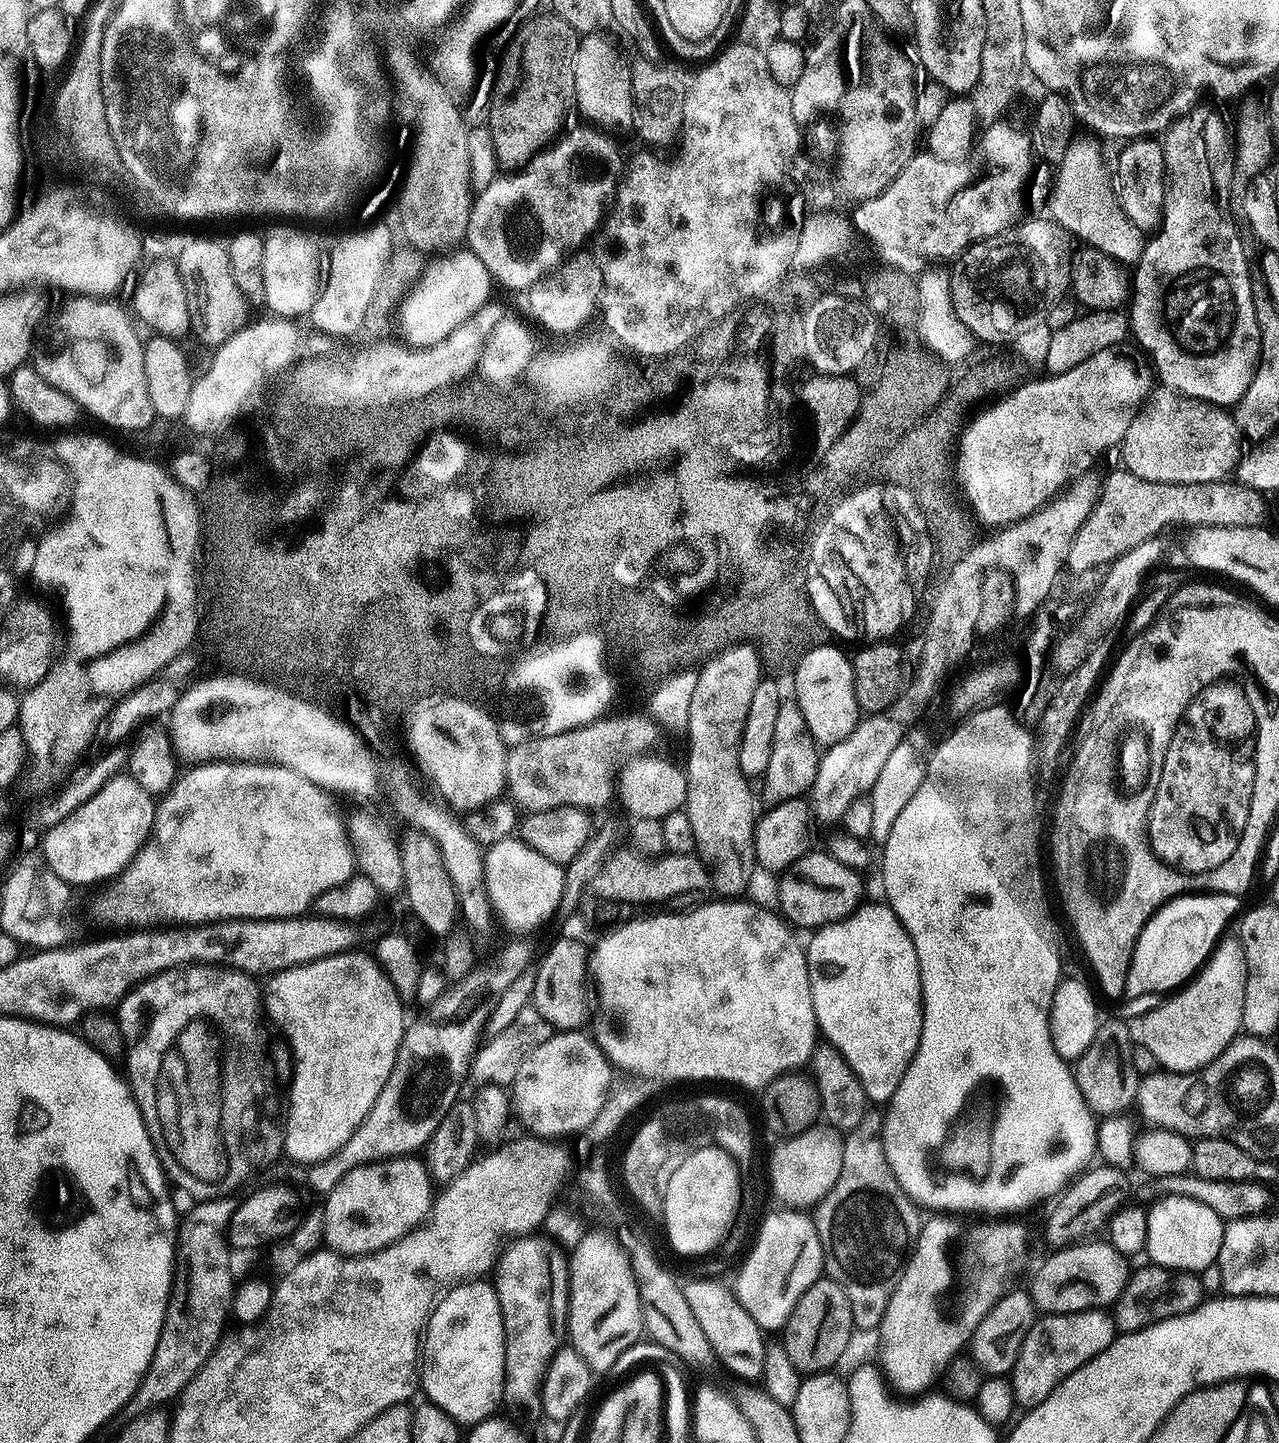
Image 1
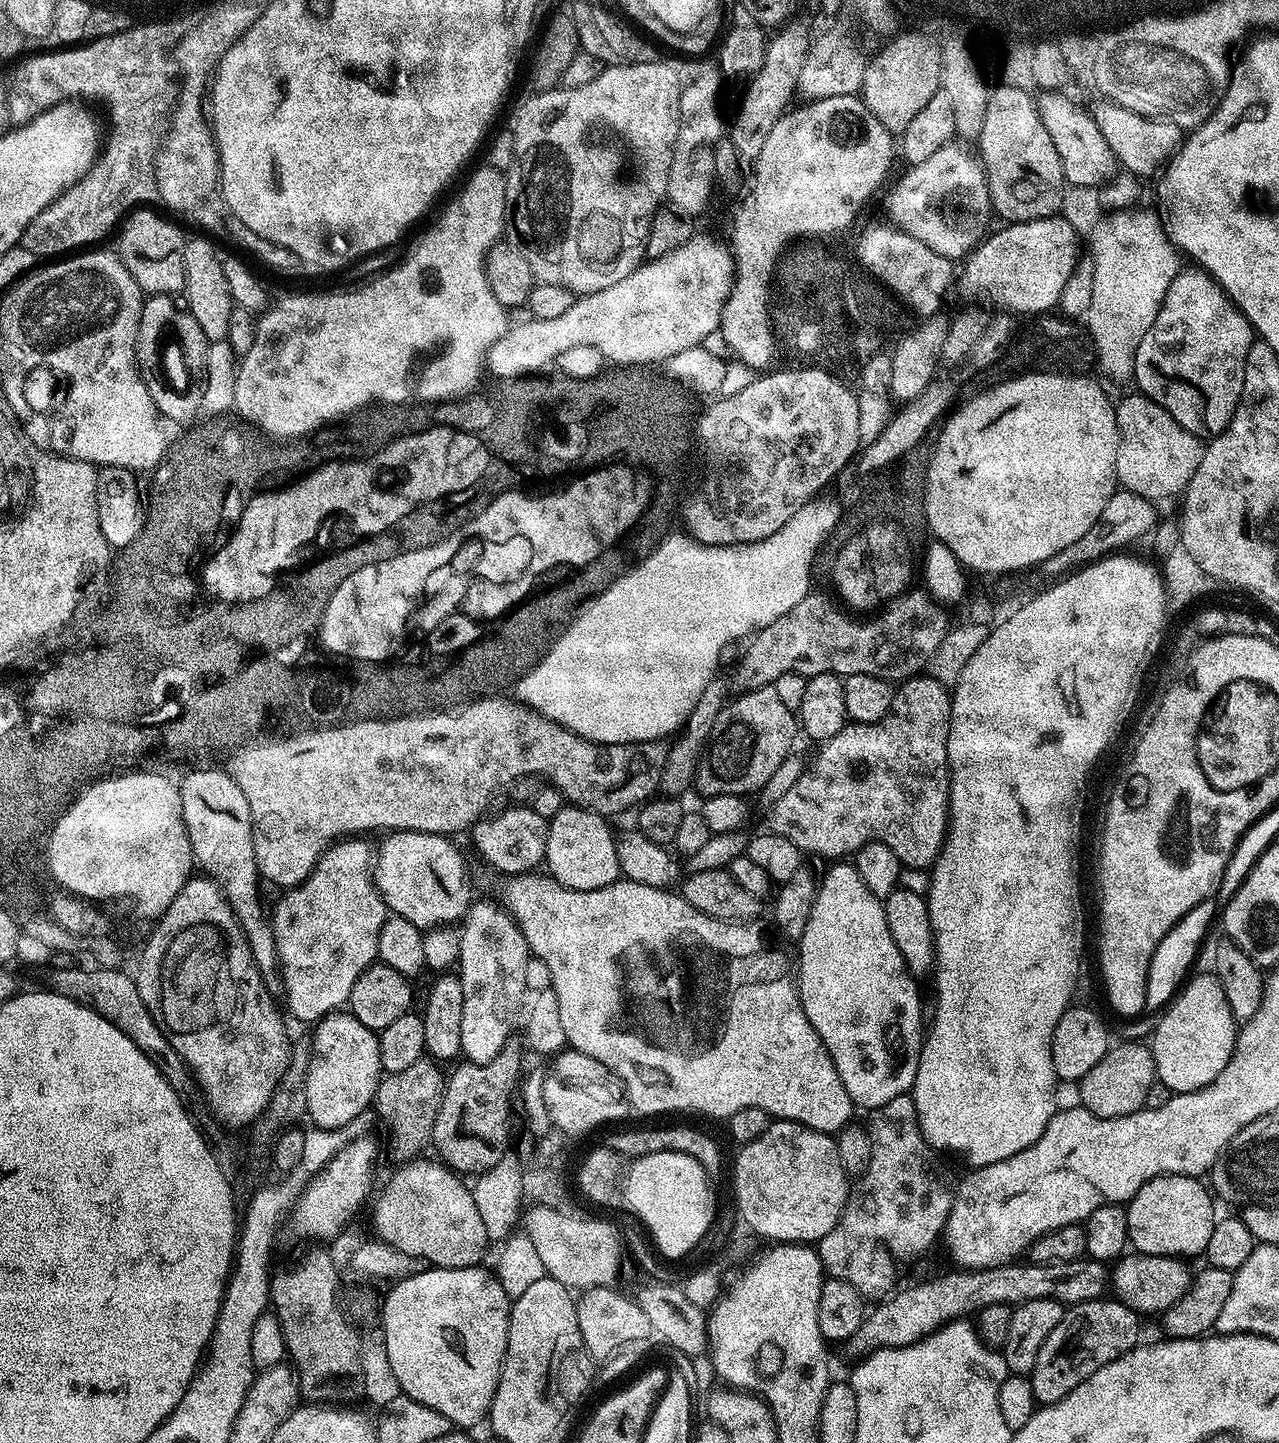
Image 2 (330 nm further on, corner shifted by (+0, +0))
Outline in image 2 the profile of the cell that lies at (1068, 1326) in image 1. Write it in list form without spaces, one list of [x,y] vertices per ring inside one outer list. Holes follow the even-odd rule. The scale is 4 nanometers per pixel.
[[[1101,1298],[1098,1300],[1083,1300],[1081,1304],[1071,1305],[1065,1311],[1062,1322],[1054,1326],[1054,1331],[1050,1333],[1050,1338],[1042,1342],[1042,1350],[1038,1350],[1038,1362],[1034,1362],[1034,1370],[1031,1374],[1032,1389],[1037,1405],[1057,1404],[1074,1386],[1086,1382],[1094,1370],[1102,1370],[1106,1362],[1114,1362],[1114,1358],[1122,1358],[1132,1348],[1141,1343],[1140,1337],[1141,1317],[1134,1310],[1130,1310],[1126,1305],[1121,1304],[1115,1298]]]

